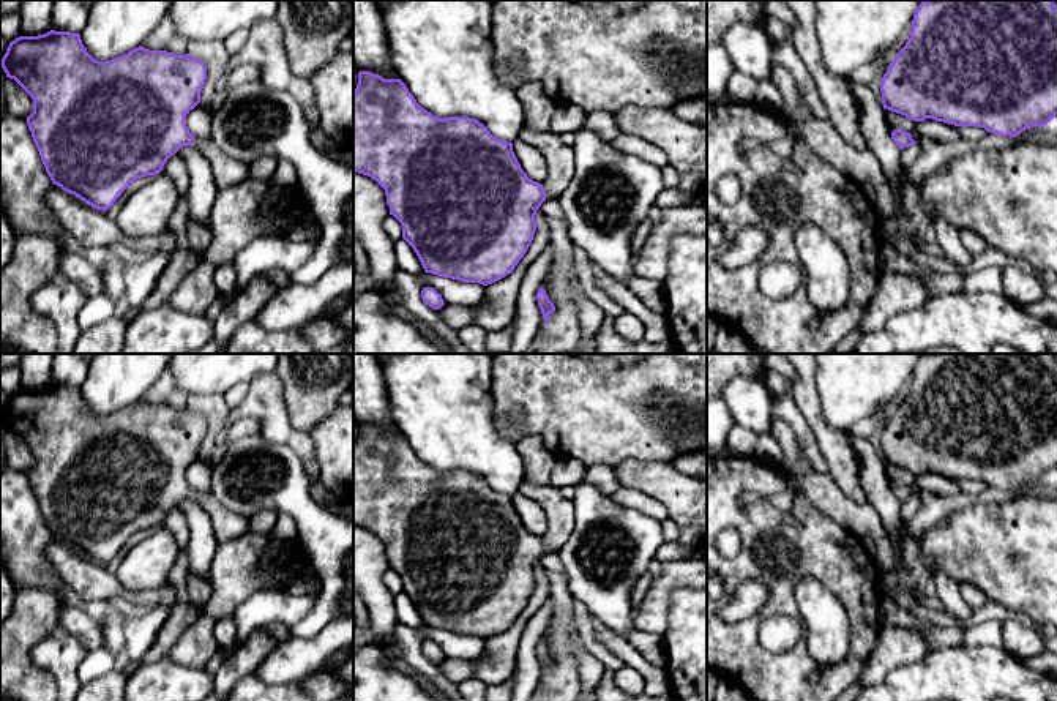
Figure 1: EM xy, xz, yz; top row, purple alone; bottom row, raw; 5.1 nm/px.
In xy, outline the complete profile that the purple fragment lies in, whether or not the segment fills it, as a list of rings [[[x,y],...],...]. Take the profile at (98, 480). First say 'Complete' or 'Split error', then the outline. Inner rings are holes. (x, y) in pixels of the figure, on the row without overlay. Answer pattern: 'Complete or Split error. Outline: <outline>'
Split error. Outline: [[[50,384],[11,395],[2,422],[33,453],[27,478],[52,537],[93,562],[106,565],[131,537],[159,527],[174,507],[191,497],[207,510],[218,543],[249,532],[249,516],[229,510],[211,493],[194,491],[186,480],[186,469],[200,456],[207,434],[205,417],[189,407],[175,409],[139,399],[121,410],[99,415],[87,406],[79,387]]]

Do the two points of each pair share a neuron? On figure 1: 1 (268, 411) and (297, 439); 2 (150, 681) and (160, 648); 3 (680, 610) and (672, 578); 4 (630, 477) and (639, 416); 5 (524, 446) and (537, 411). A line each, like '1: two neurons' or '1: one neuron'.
1: one neuron
2: two neurons
3: two neurons
4: two neurons
5: two neurons

